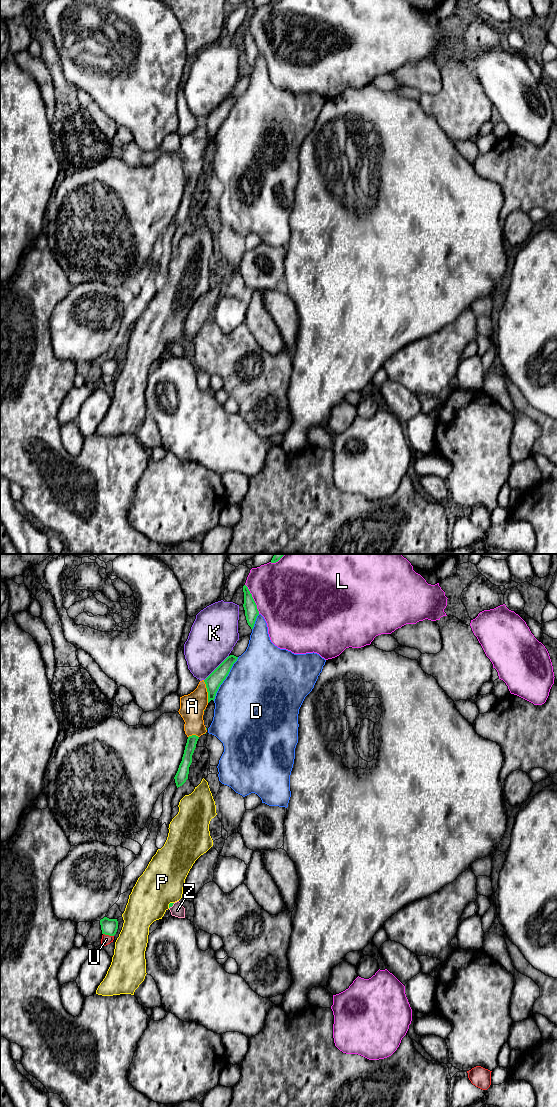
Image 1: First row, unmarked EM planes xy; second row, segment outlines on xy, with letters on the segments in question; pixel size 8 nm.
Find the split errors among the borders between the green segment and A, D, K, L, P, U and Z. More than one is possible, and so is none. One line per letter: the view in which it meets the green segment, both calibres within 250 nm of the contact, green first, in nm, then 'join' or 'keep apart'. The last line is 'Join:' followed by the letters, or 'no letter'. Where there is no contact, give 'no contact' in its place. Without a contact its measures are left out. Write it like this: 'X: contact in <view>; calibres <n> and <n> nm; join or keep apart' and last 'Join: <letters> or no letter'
A: contact in xy; calibres 120 and 200 nm; keep apart
D: contact in xy; calibres 120 and 500 nm; keep apart
K: contact in xy; calibres 120 and 360 nm; keep apart
L: contact in xy; calibres 110 and 480 nm; keep apart
P: contact in xy; calibres 30 and 340 nm; keep apart
U: contact in xy; calibres 130 and 80 nm; keep apart
Z: contact in xy; calibres 30 and 110 nm; join
Join: Z

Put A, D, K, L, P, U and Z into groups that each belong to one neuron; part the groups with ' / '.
A / D / K / L / P / U / Z

